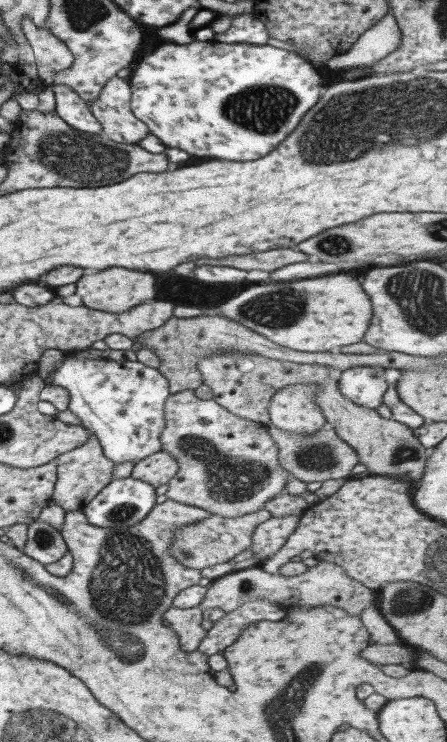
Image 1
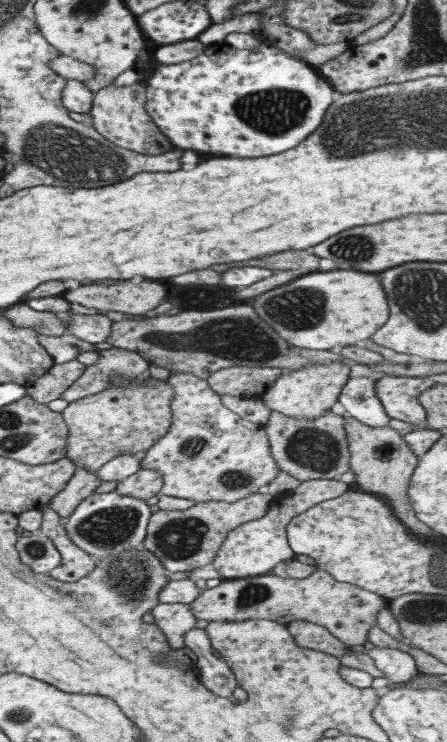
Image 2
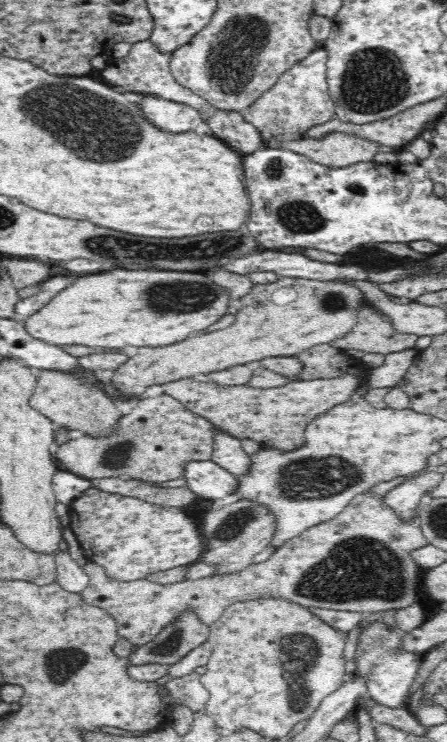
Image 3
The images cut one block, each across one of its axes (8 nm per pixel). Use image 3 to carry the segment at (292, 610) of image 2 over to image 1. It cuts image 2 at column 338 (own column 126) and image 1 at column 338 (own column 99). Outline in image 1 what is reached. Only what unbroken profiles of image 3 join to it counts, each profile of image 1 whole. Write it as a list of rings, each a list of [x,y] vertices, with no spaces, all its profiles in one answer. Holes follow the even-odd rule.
[[[318,560],[318,564],[307,567],[306,572],[288,578],[280,573],[270,574],[261,566],[250,565],[246,569],[233,570],[213,580],[207,587],[206,597],[199,607],[202,611],[207,608],[222,608],[227,613],[250,600],[270,600],[278,602],[284,608],[294,605],[306,607],[332,605],[348,611],[350,615],[360,616],[360,613],[364,613],[366,605],[374,604],[374,592],[371,588],[350,578],[346,569],[340,565],[324,560]]]

